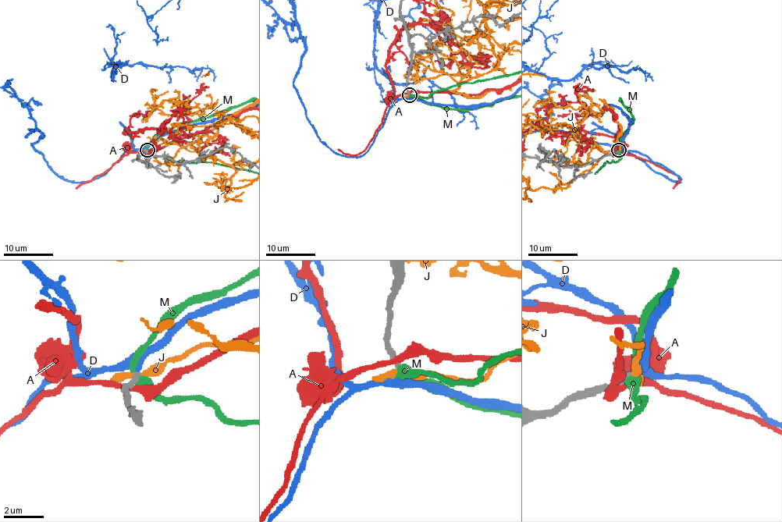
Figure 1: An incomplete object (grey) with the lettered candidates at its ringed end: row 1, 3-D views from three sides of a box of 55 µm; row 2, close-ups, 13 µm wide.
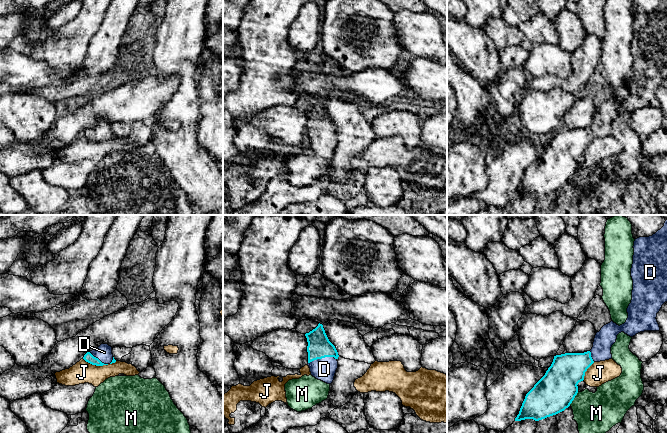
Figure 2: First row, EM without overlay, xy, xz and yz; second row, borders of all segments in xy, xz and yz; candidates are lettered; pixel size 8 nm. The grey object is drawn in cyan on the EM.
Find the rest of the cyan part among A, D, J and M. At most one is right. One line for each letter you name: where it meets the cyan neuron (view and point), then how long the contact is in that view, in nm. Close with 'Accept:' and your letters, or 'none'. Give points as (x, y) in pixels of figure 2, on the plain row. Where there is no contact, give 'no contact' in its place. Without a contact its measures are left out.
D: meets cyan in xz at (322, 133); contact 240 nm long
Accept: D

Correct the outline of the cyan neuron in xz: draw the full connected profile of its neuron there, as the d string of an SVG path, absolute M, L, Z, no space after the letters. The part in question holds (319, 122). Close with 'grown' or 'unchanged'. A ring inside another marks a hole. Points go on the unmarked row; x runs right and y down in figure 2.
M322 100L305 110L308 118L308 142L311 151L331 160L338 144L338 128L329 117Z | grown

